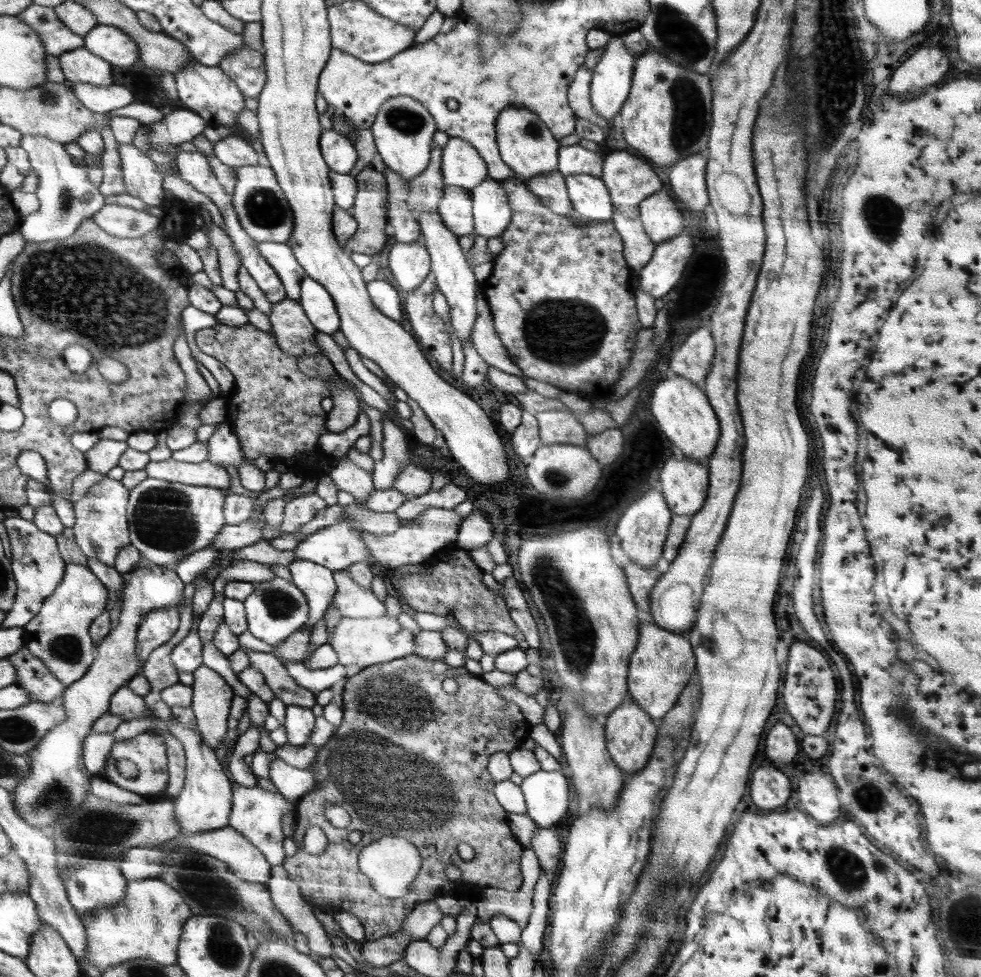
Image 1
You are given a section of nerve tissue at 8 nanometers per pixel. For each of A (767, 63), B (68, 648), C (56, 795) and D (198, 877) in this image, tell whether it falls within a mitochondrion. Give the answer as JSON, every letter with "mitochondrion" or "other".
{"A":"other","B":"mitochondrion","C":"mitochondrion","D":"mitochondrion"}

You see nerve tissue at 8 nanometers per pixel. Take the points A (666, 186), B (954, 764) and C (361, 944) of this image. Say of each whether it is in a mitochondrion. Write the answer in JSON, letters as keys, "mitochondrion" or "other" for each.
{"A":"other","B":"mitochondrion","C":"other"}

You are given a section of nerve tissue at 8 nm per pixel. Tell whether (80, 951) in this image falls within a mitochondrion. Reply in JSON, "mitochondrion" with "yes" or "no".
{"mitochondrion":"no"}

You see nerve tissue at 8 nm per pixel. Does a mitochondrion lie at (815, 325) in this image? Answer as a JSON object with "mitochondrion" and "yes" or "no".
{"mitochondrion":"no"}

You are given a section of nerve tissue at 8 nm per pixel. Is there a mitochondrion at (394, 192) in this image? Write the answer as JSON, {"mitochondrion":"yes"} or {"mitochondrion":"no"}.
{"mitochondrion":"no"}

